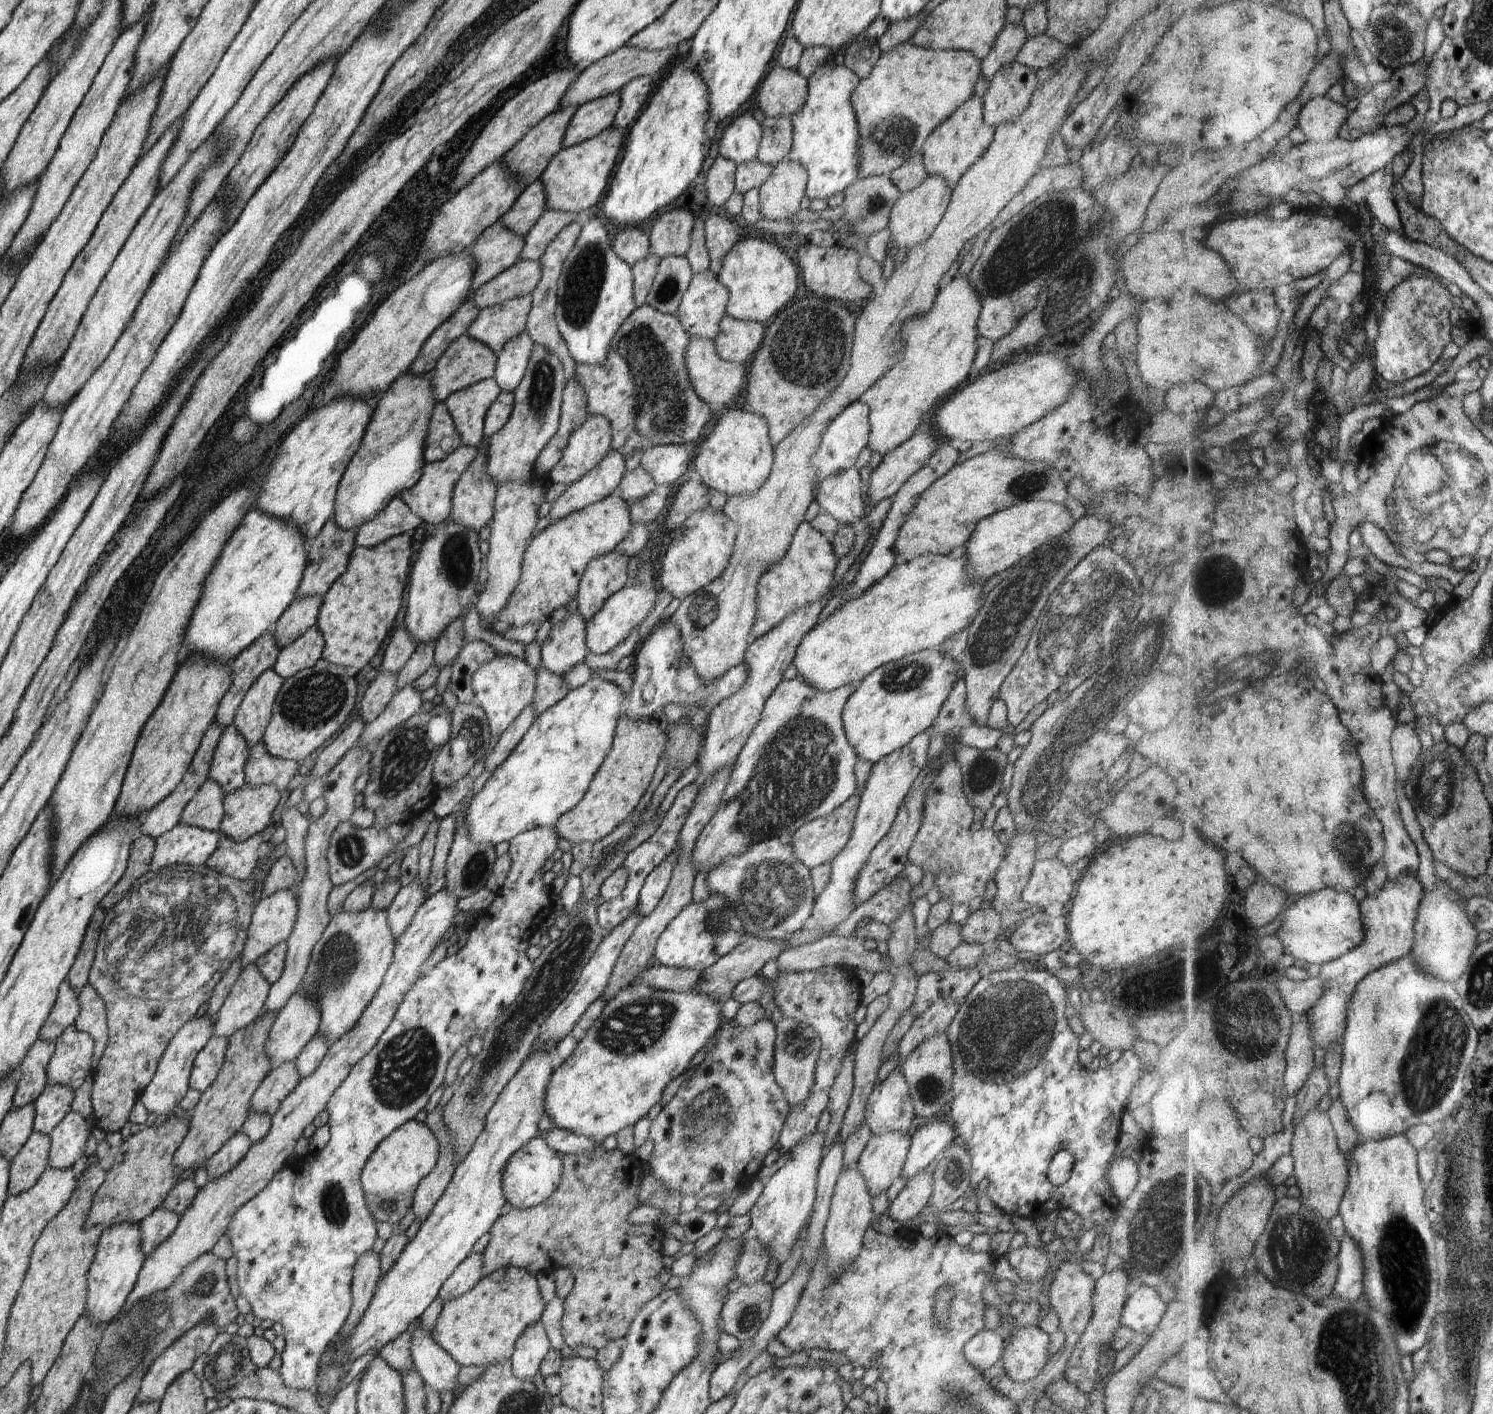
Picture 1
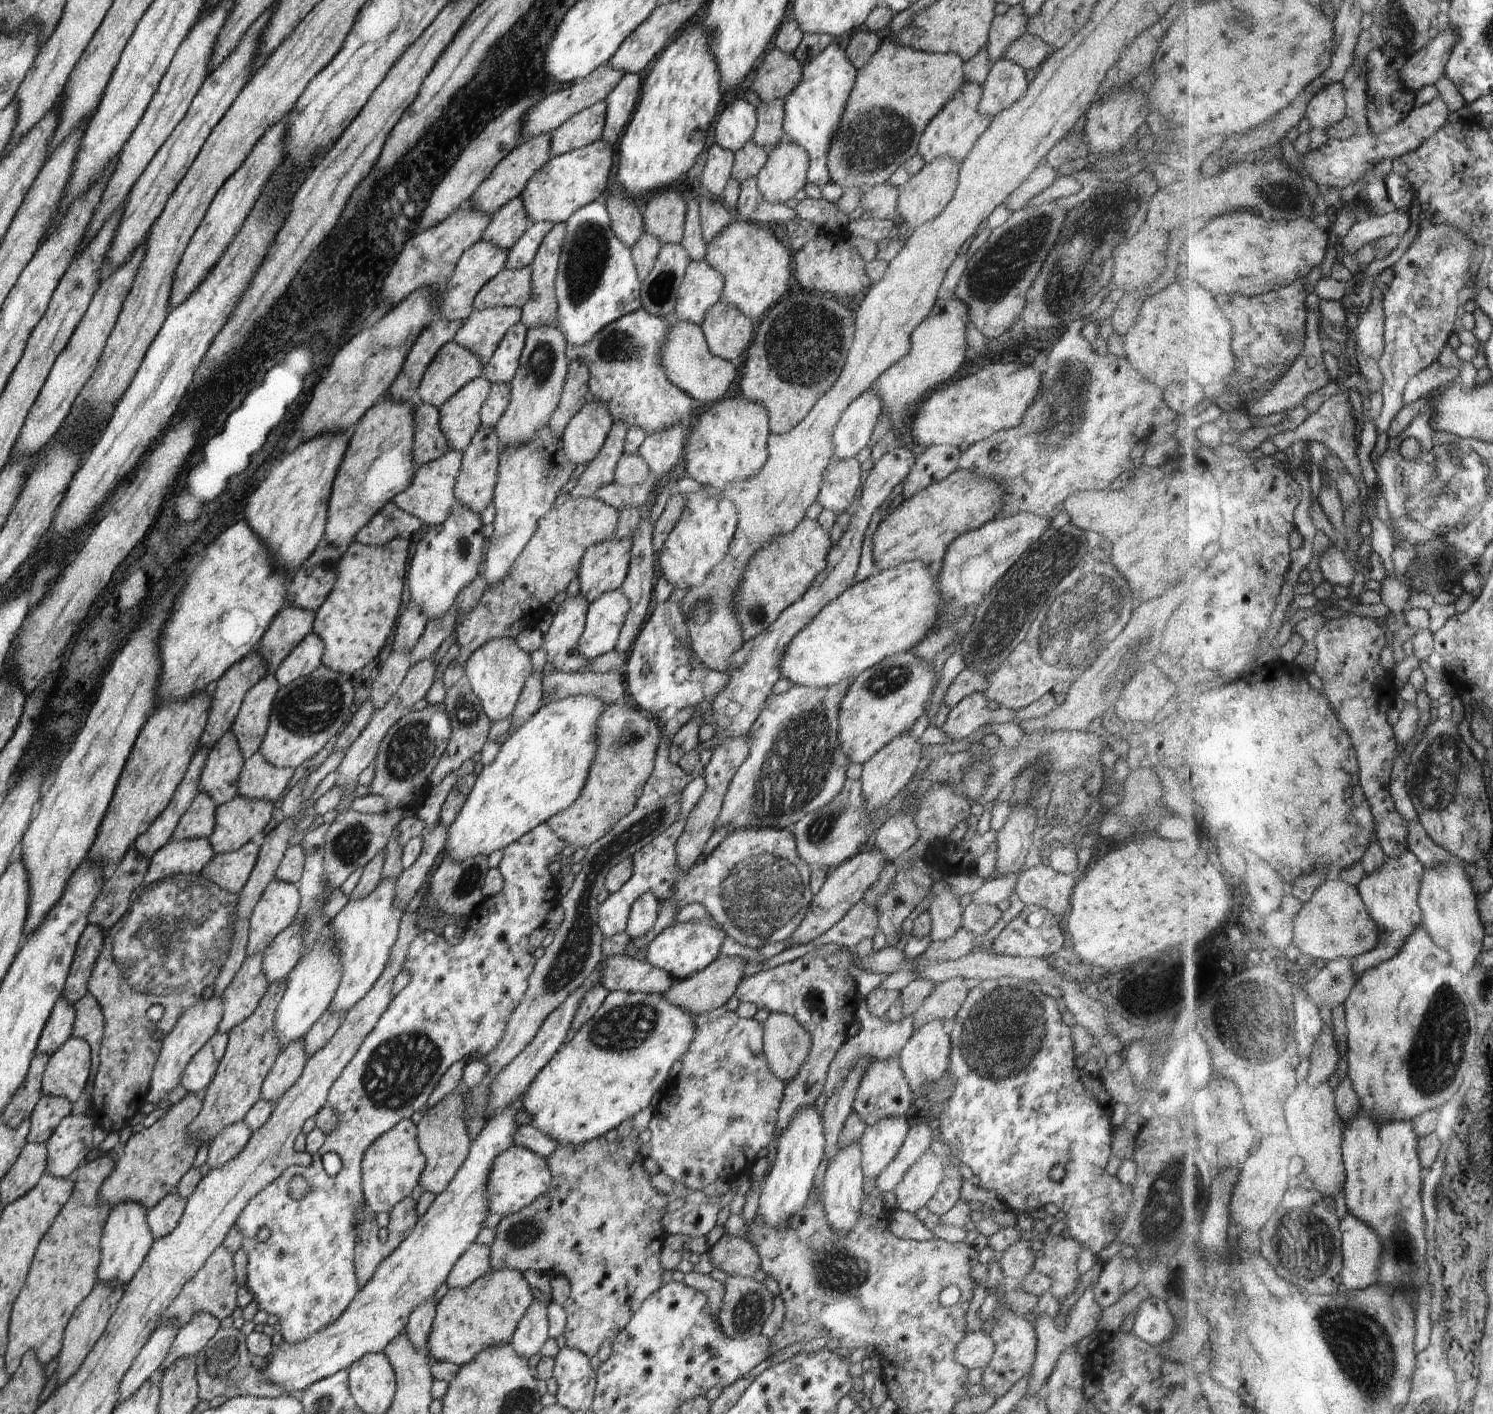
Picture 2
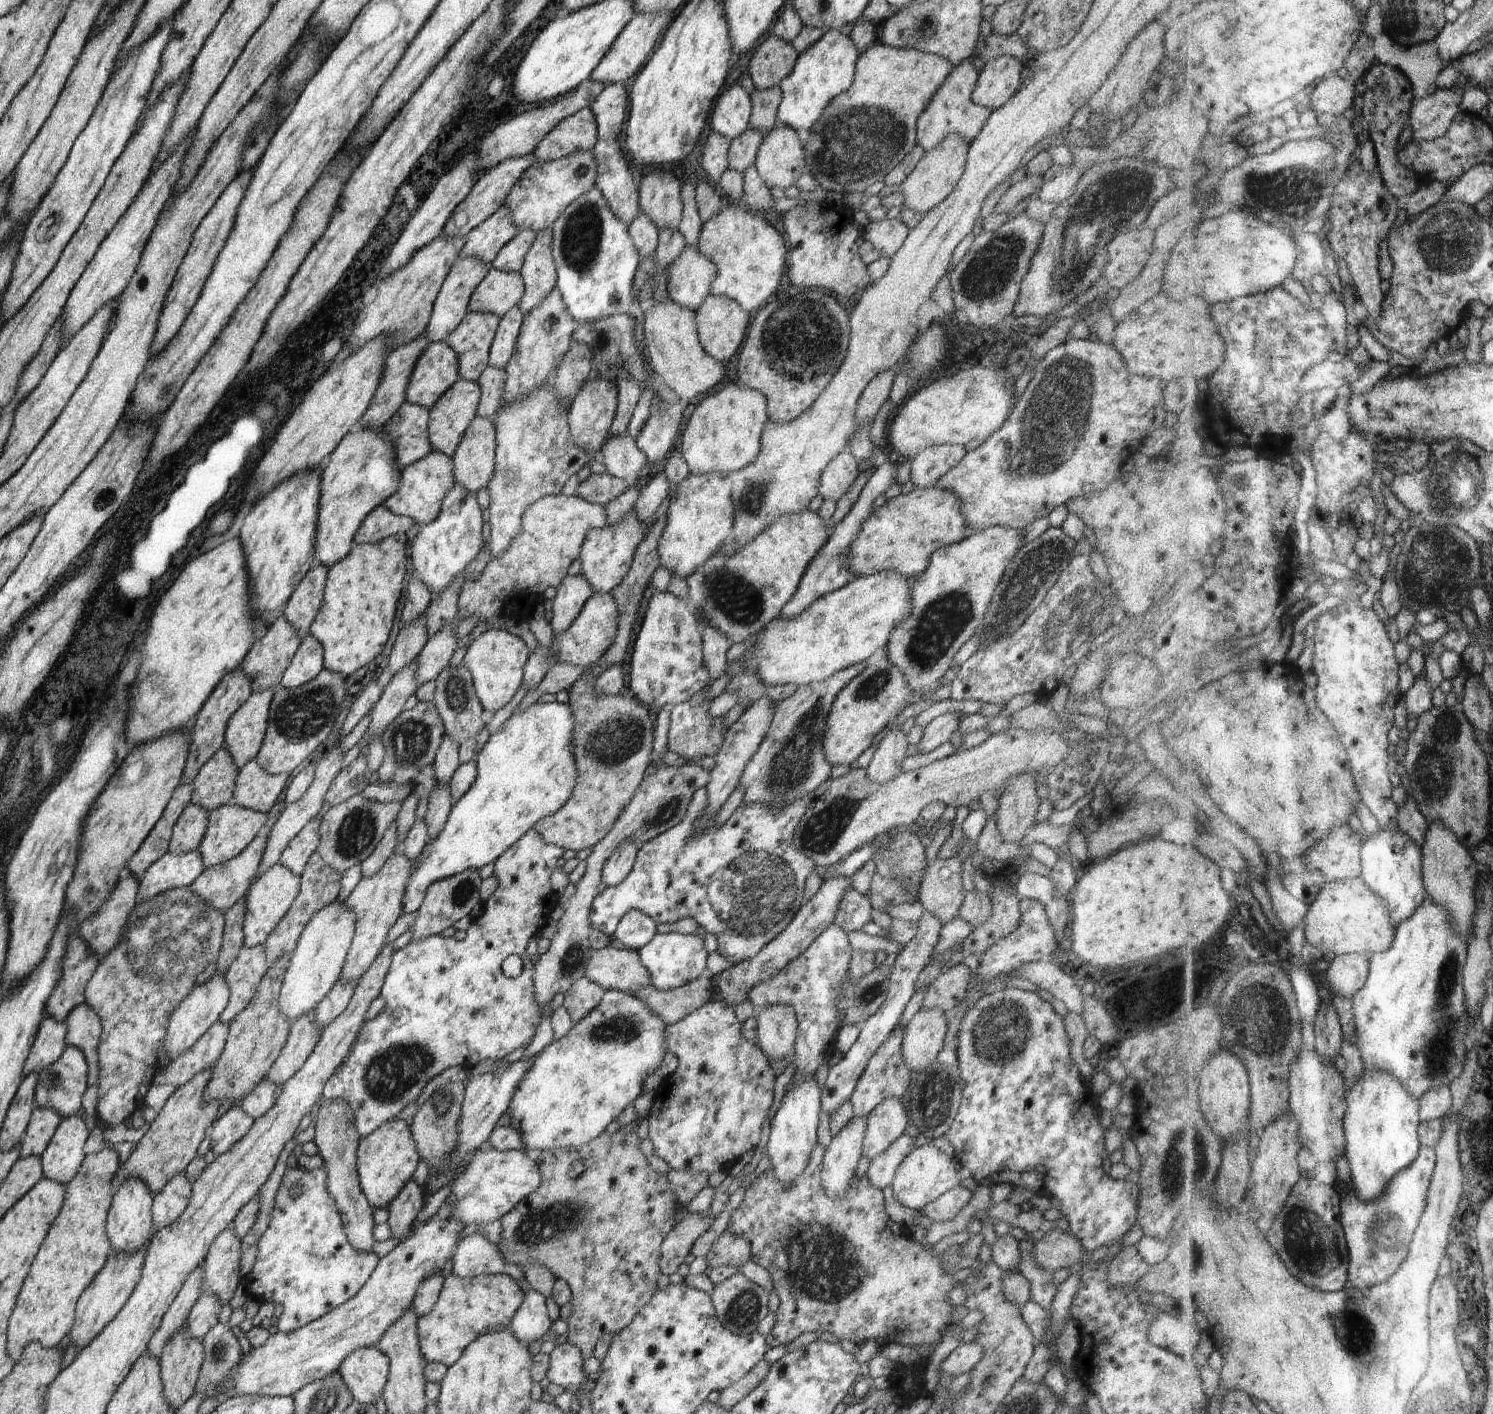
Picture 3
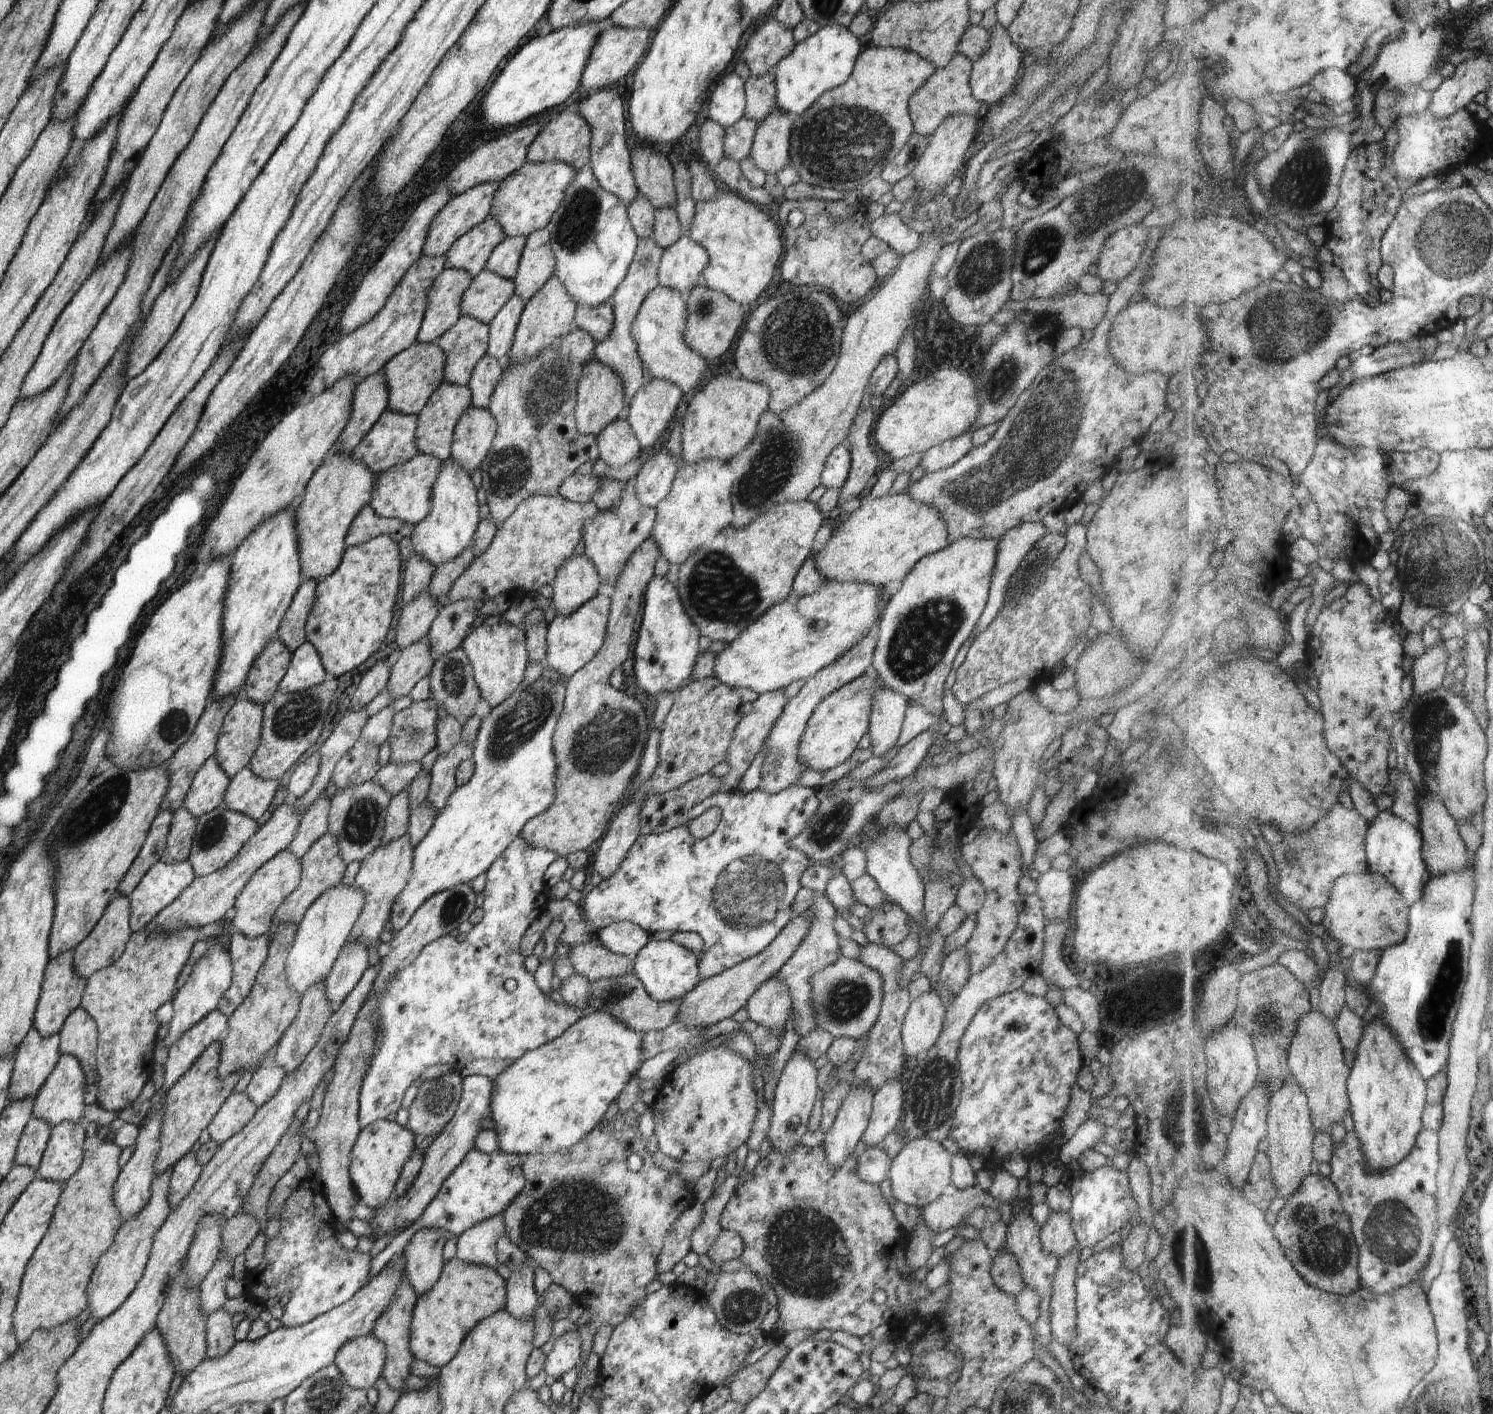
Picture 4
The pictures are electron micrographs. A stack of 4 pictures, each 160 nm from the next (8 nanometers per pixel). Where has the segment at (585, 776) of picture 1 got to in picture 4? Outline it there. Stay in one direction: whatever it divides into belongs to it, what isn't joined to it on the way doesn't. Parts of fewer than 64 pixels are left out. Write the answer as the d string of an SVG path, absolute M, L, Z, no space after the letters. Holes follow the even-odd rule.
M538 678L526 690L518 689L507 701L492 708L481 721L476 742L473 744L472 760L475 772L470 782L457 787L446 806L434 820L426 838L413 848L413 866L410 879L398 898L394 900L388 925L380 934L379 944L388 943L413 918L414 912L430 896L448 890L458 883L474 881L506 851L522 832L526 822L546 812L556 798L556 774L558 762L554 754L554 730L562 716L565 702L565 684L552 682L548 678Z

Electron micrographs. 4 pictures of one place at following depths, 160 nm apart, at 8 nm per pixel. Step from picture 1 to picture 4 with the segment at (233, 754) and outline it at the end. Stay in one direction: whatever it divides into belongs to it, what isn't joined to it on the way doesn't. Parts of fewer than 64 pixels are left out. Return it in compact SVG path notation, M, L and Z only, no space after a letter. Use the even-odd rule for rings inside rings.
M213 755L194 776L183 808L196 817L203 816L224 805L224 794L228 786L230 786L230 778L218 764L218 758Z

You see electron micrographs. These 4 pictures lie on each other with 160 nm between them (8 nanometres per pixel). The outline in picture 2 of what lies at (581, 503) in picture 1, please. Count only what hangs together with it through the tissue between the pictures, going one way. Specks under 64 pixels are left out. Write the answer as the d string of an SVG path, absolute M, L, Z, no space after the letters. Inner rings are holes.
M613 422L612 429L600 453L580 476L578 484L569 492L571 499L592 498L602 486L614 482L614 470L618 466L628 428L626 422Z

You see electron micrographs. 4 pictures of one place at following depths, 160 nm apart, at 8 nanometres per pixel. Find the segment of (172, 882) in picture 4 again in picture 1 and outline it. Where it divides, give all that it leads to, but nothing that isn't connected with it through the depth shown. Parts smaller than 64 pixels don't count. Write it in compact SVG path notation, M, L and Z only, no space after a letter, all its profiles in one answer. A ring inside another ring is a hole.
M176 824L156 839L150 871L158 872L174 864L205 865L217 850L219 839L219 833L190 824Z

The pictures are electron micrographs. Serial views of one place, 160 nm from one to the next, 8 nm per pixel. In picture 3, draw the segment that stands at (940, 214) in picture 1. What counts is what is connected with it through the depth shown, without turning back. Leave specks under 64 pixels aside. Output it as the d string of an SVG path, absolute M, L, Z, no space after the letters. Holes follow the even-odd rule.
M949 134L940 141L932 150L926 151L918 161L916 168L907 176L900 185L901 193L905 198L908 208L926 214L930 209L939 205L951 192L960 180L967 161L969 144L962 135Z

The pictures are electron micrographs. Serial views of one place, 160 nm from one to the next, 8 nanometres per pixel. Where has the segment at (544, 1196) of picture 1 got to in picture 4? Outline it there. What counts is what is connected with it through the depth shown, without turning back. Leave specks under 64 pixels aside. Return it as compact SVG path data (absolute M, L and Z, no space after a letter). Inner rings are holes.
M472 1150L470 1154L466 1154L462 1164L446 1178L434 1200L411 1226L412 1230L418 1232L433 1227L458 1237L478 1222L503 1214L510 1202L513 1202L526 1186L522 1163L522 1156L518 1154L507 1154L499 1150L492 1153Z

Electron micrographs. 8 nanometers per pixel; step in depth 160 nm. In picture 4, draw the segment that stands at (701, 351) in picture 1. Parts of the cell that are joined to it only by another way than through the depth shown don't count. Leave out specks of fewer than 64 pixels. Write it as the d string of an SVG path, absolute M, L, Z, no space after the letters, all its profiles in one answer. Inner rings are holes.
M659 285L646 296L632 324L632 338L643 365L653 377L672 382L684 393L694 391L694 388L696 390L700 379L705 381L710 376L709 363L684 342L687 314L685 296L672 288Z

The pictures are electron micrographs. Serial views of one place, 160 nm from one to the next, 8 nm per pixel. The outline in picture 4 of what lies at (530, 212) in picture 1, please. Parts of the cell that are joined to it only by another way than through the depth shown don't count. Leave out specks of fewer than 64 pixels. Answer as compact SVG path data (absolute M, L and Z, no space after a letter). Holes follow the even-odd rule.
M486 218L449 248L445 255L446 269L466 270L474 279L485 270L490 254L505 238L506 234L498 220Z

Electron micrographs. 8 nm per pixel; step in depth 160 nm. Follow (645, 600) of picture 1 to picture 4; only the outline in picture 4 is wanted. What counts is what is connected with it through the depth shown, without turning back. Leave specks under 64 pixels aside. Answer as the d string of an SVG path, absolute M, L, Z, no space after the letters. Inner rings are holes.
M602 591L580 606L566 618L556 616L547 626L547 654L545 664L566 678L572 677L590 660L593 660L606 638L606 626L610 618L608 592Z

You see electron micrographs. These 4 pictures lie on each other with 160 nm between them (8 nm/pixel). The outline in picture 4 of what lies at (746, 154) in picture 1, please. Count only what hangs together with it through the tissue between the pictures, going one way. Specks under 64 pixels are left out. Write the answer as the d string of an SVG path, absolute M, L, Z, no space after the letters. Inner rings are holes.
M735 72L724 76L716 83L705 109L708 117L726 129L745 117L746 96L745 82Z

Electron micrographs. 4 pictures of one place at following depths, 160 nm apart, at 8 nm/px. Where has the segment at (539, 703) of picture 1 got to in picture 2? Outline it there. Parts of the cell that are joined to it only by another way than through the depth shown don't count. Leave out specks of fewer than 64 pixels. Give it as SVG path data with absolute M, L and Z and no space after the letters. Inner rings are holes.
M541 647L539 650L530 653L529 656L531 657L533 671L540 672L540 676L542 676L542 698L546 698L549 703L567 697L590 694L600 698L607 706L613 706L618 700L622 700L626 696L625 677L620 676L617 672L592 673L581 671L577 673L562 673L561 671L554 671L551 674L545 674L544 666L547 663L547 656L543 648Z

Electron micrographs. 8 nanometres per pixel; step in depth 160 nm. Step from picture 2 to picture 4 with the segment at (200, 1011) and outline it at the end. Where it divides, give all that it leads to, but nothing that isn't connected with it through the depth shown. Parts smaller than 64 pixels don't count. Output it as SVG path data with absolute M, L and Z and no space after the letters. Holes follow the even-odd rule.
M216 939L211 940L209 946L208 952L196 962L190 978L178 990L176 998L172 1000L174 1015L170 1022L168 1034L163 1040L163 1046L165 1047L170 1047L174 1042L178 1042L178 1038L182 1038L182 1034L186 1034L190 1028L194 1028L202 1018L210 1015L212 1010L216 1010L218 1002L222 1000L222 996L230 988L233 974L228 951L224 950Z

